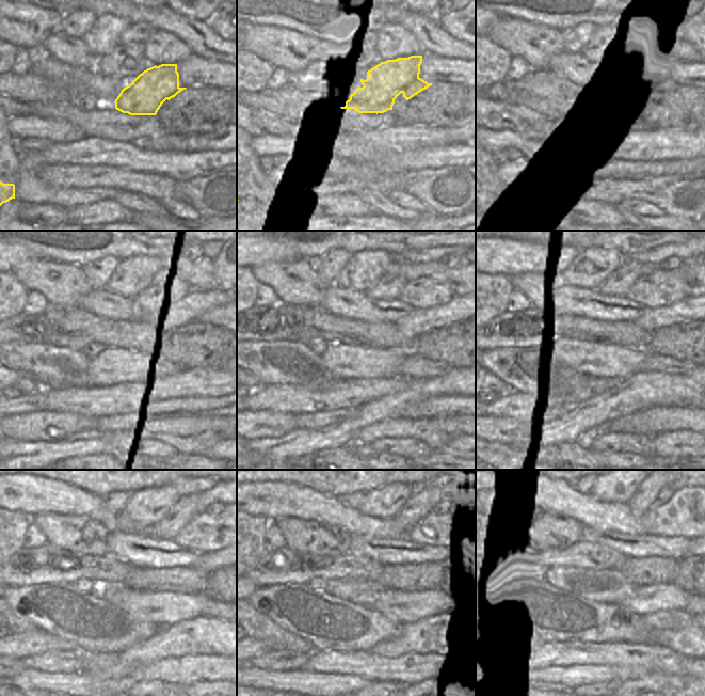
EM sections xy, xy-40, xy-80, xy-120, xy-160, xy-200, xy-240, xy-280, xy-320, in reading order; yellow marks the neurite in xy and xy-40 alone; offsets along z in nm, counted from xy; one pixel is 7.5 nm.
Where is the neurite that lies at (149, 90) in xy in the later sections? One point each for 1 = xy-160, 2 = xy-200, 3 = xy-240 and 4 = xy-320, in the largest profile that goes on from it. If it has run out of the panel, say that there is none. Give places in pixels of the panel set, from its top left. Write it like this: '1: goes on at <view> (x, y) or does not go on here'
1: goes on at xy-160 (417, 321)
2: goes on at xy-200 (692, 310)
3: goes on at xy-240 (212, 553)
4: goes on at xy-320 (692, 541)

